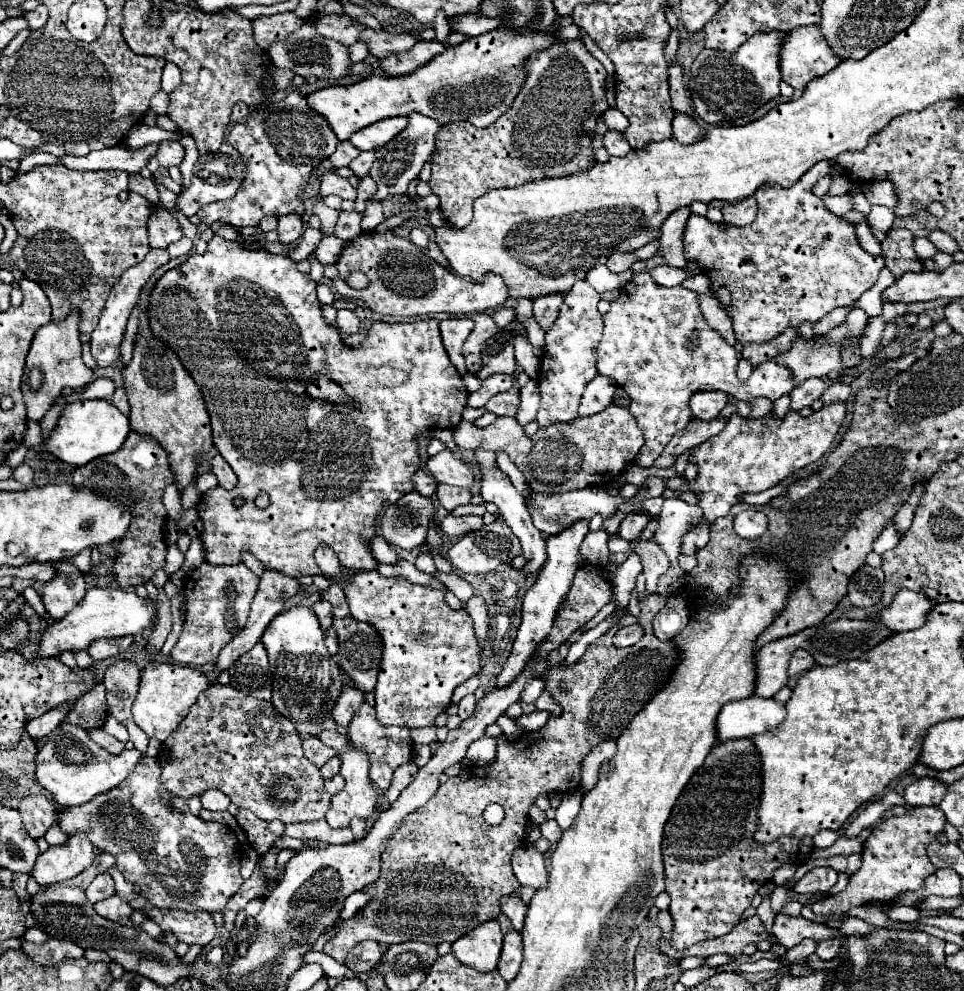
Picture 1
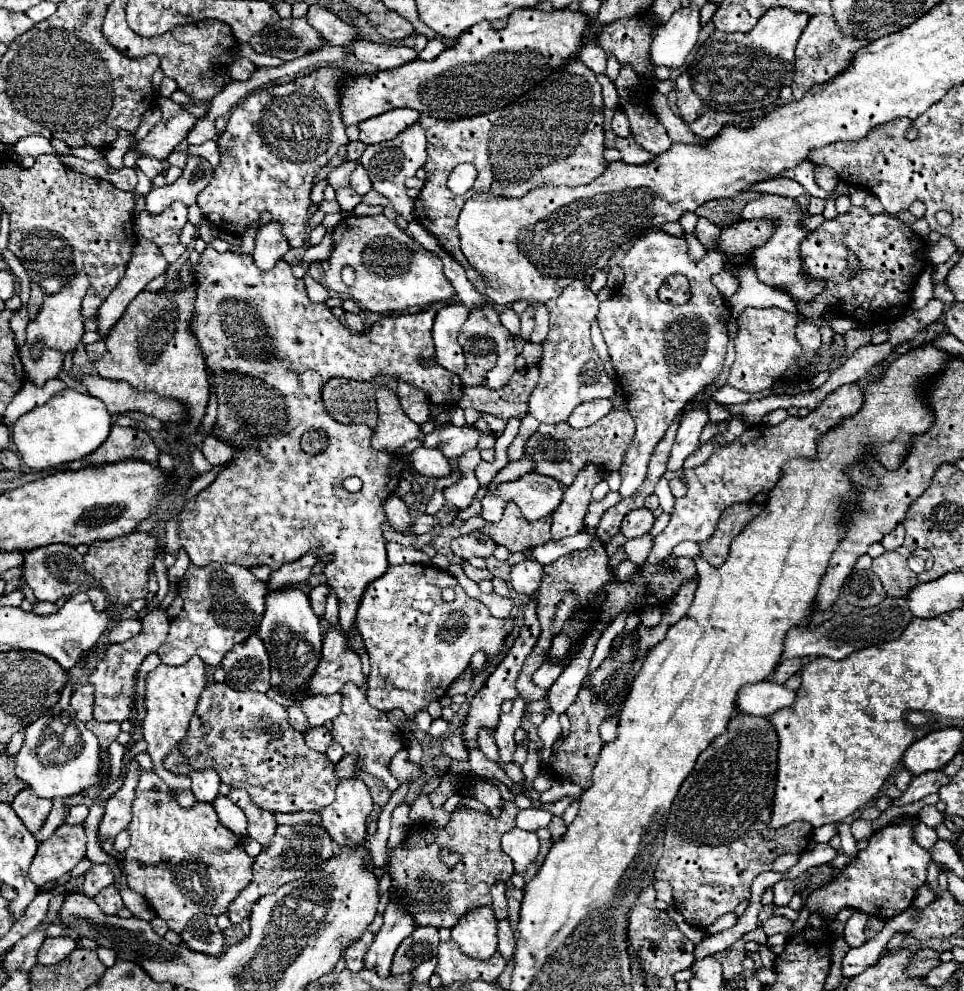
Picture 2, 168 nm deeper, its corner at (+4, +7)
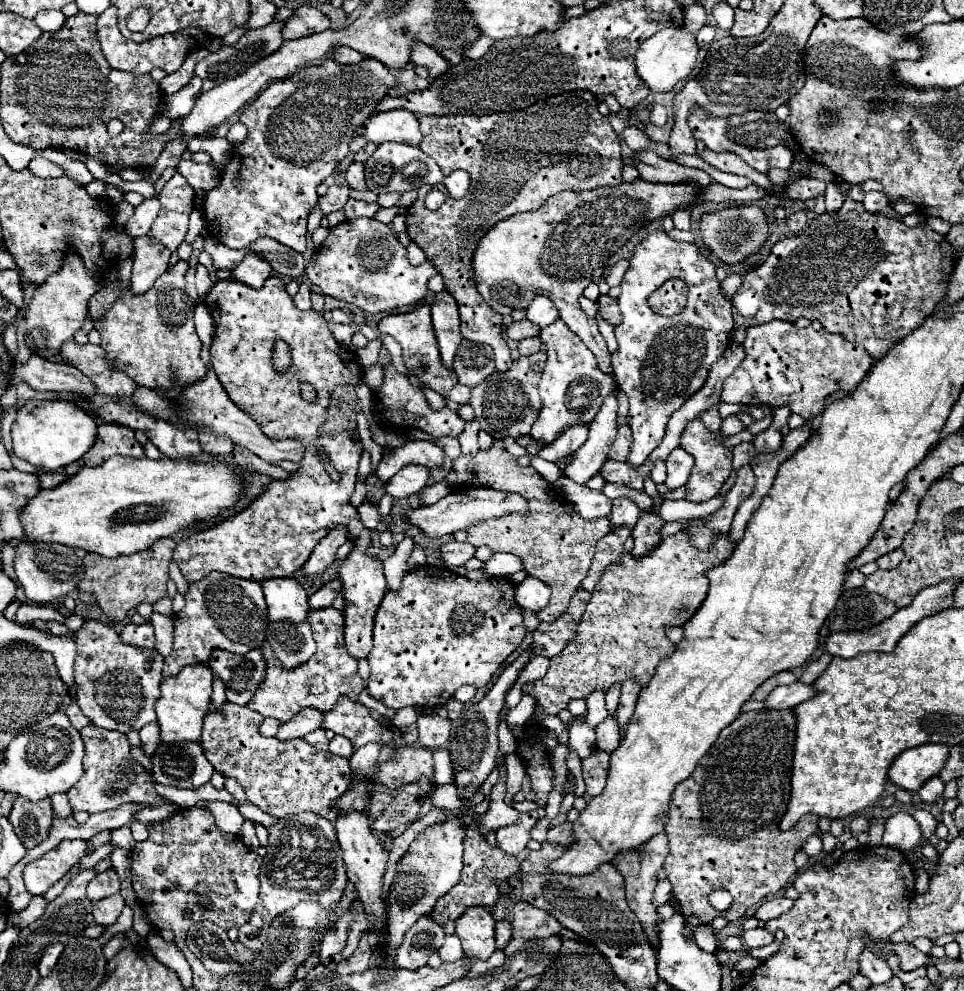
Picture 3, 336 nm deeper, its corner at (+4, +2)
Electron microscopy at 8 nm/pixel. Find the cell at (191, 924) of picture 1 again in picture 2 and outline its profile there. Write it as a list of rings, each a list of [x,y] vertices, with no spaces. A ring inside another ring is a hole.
[[[195,916],[183,930],[183,942],[195,950],[203,952],[207,956],[217,956],[223,952],[225,938],[223,930],[217,928],[217,918],[215,916]]]

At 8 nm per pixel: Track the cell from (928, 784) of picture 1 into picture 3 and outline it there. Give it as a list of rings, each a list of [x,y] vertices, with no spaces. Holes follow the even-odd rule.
[[[931,777],[929,781],[925,781],[921,787],[919,787],[919,797],[925,801],[925,803],[935,803],[937,799],[941,799],[943,795],[943,789],[945,789],[945,783],[939,779],[939,777]]]

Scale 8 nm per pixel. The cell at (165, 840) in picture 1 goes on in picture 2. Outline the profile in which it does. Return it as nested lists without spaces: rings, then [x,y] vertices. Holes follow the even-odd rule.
[[[141,770],[137,796],[133,800],[133,820],[127,830],[131,832],[131,846],[125,852],[127,884],[131,890],[139,892],[151,904],[155,914],[167,922],[169,930],[177,934],[183,932],[187,920],[195,914],[225,914],[231,902],[239,896],[239,890],[251,882],[251,866],[255,858],[245,852],[243,840],[219,822],[211,804],[197,802],[193,808],[181,808],[175,802],[171,788],[155,772]]]

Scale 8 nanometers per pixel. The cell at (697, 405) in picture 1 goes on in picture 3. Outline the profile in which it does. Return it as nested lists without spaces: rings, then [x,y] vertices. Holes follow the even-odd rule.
[[[677,447],[675,451],[671,451],[671,455],[667,457],[667,481],[665,481],[665,485],[671,489],[685,485],[691,477],[693,463],[695,463],[693,455],[689,455],[683,447]]]

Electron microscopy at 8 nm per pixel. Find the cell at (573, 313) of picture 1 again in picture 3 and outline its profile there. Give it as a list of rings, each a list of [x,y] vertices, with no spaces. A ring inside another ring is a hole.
[[[561,317],[549,327],[541,329],[541,341],[547,347],[547,363],[539,381],[543,407],[531,429],[531,437],[543,445],[549,445],[567,427],[575,423],[591,423],[603,405],[603,399],[615,391],[615,381],[611,375],[599,369],[593,351],[563,323]]]

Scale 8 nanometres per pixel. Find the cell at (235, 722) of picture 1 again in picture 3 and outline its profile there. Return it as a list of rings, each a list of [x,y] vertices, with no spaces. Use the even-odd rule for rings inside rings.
[[[225,701],[219,711],[209,711],[205,715],[201,733],[203,755],[219,775],[239,779],[245,787],[247,799],[269,815],[287,817],[301,811],[321,813],[329,809],[349,787],[353,777],[349,761],[331,755],[329,751],[315,751],[303,739],[279,741],[277,737],[265,737],[259,731],[261,723],[263,715],[249,707]]]

